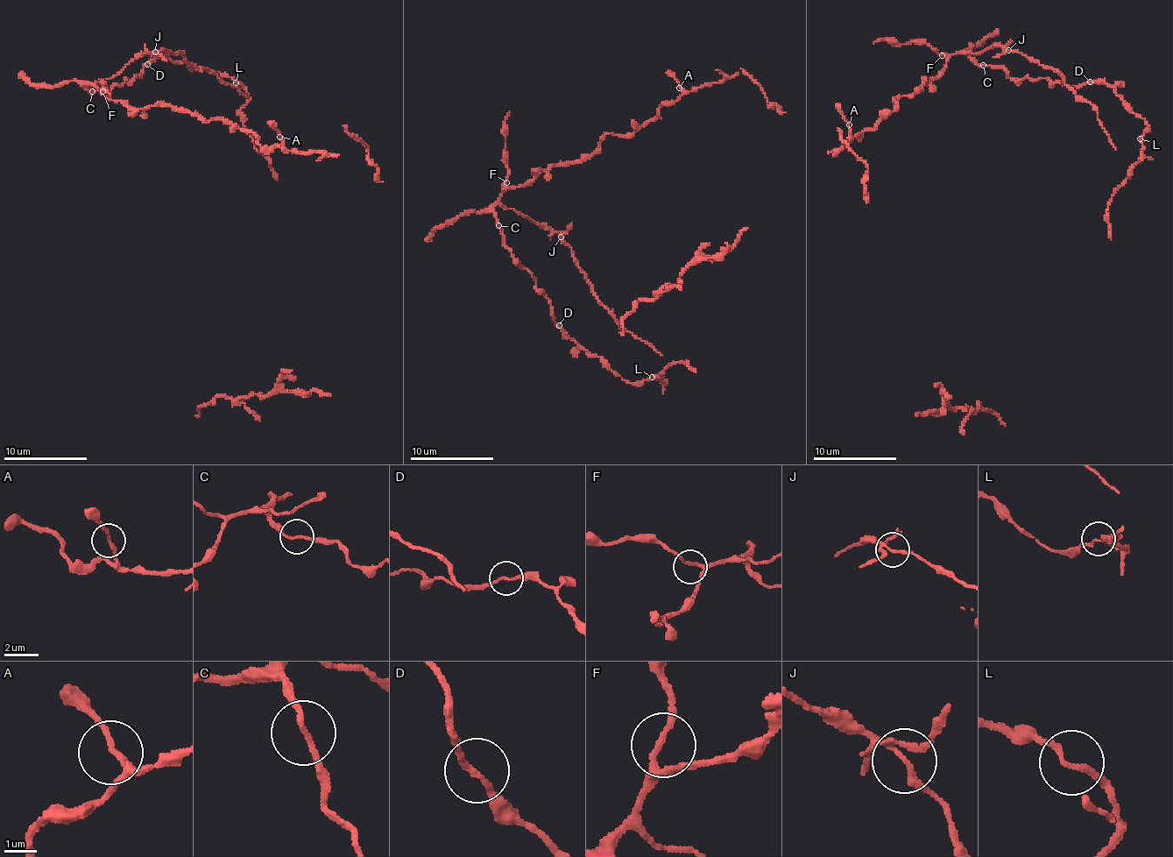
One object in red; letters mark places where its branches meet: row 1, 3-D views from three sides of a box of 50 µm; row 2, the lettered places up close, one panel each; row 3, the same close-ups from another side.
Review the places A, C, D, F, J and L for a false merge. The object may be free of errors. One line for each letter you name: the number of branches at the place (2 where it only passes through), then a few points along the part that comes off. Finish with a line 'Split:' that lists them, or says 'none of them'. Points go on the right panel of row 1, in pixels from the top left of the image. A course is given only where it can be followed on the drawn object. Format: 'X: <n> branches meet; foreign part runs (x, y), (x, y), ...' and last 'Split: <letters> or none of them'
Split: none of them

